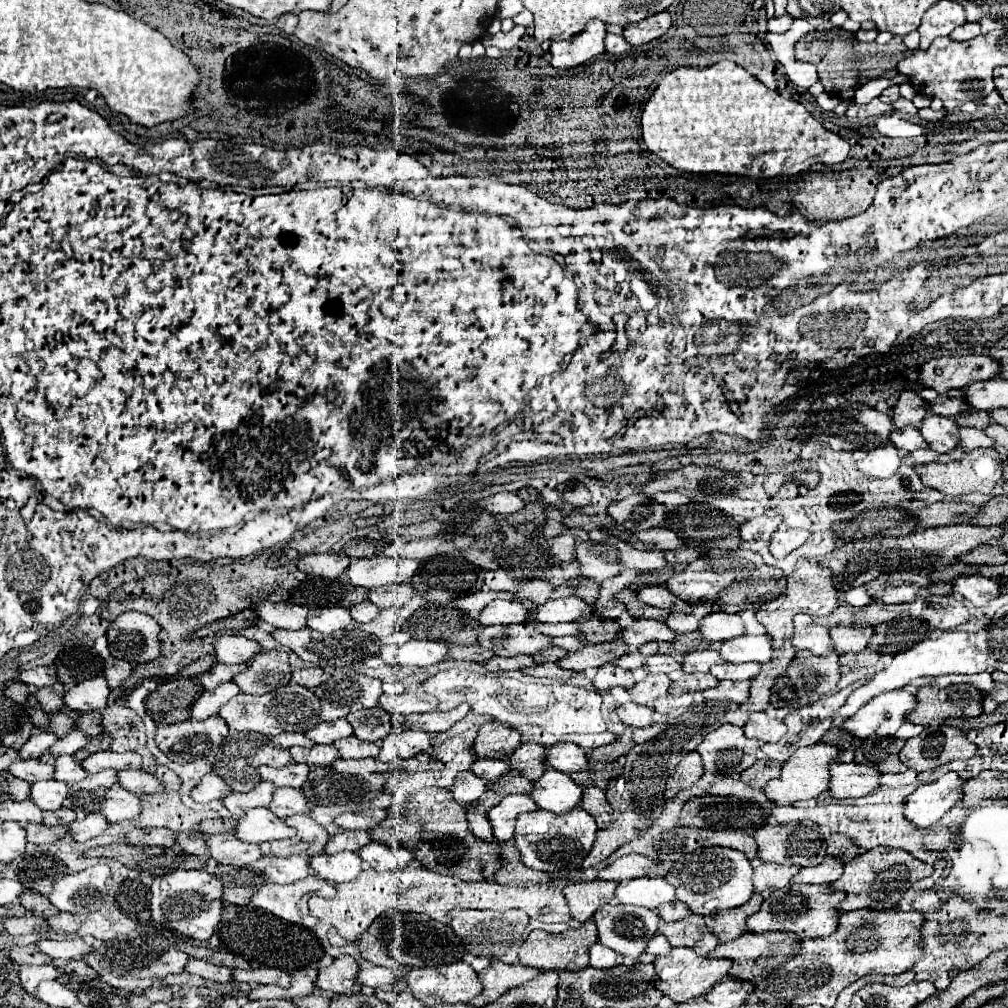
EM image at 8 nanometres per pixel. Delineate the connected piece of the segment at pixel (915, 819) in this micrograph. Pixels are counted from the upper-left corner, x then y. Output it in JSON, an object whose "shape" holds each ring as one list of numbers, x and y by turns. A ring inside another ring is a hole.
{"shape":[[947,772,931,784,919,786,905,800,905,818,915,828,927,828,943,818,943,814,961,802,963,780,955,772]]}

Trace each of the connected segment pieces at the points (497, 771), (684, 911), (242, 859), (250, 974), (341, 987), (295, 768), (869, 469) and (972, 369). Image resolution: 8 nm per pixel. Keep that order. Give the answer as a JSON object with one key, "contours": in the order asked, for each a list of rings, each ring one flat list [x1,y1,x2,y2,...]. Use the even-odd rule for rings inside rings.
{"contours":[[[477,758,473,760,471,768,469,768,473,774,477,774,479,778,487,780,487,782,493,782,493,780,499,780,503,776,507,768,507,762,505,760,495,760,495,758]],[[673,900,673,902,669,902,669,904,659,906,659,908,657,908,657,914,659,914,665,922,671,922,671,920,681,920,681,918,687,918,691,912,689,912,689,908,687,908,683,902]],[[213,834,205,838,205,844,209,848,209,856,217,864,225,866,237,866,245,868,261,858,261,850,257,844,245,844,239,842,233,834]],[[251,962,249,969,234,969,233,980,235,982,247,982,251,986,257,986,257,984,275,984,287,988,290,984,290,974,290,971,287,972,279,968,271,968,263,966,263,964]],[[351,956,333,958,329,966,319,968,315,986,333,994,355,994,361,990,357,982,357,962]],[[289,762,289,766,283,768,269,768,269,766,261,766,261,776,263,780,273,782,277,788,279,786,291,786,291,788,301,788,303,782,307,780,311,768,305,764,295,764]],[[881,446,867,452,867,456,857,462,857,470,867,478,889,478,897,472,901,456,903,454,895,446]],[[947,356,925,362,919,368,919,382,943,394,953,388,965,388,977,380,997,378,999,370,999,362,989,356]]]}

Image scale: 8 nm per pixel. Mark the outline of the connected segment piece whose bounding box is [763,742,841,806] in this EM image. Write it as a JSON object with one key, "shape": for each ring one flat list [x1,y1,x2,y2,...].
{"shape":[[813,744,807,748,799,748,791,754,791,758,781,766,781,774,779,778,773,778,765,784,763,792,767,796,769,802,775,802,779,806,789,806,801,800,811,800,823,792,829,790,829,764,835,760,835,756,841,750,837,746,829,746,829,744]]}

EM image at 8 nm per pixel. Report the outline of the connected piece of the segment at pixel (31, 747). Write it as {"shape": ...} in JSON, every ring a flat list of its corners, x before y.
{"shape":[[39,732,39,734,31,734,29,740,21,746,19,750,19,756,23,760,29,760,29,758,39,758,43,754,43,750,47,750,53,742,57,740,57,736,53,732]]}

